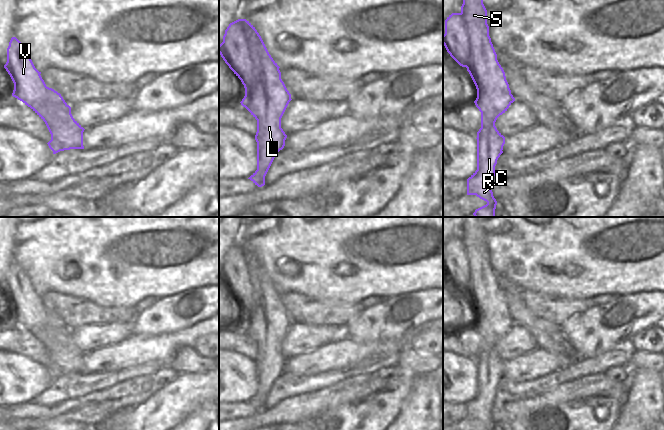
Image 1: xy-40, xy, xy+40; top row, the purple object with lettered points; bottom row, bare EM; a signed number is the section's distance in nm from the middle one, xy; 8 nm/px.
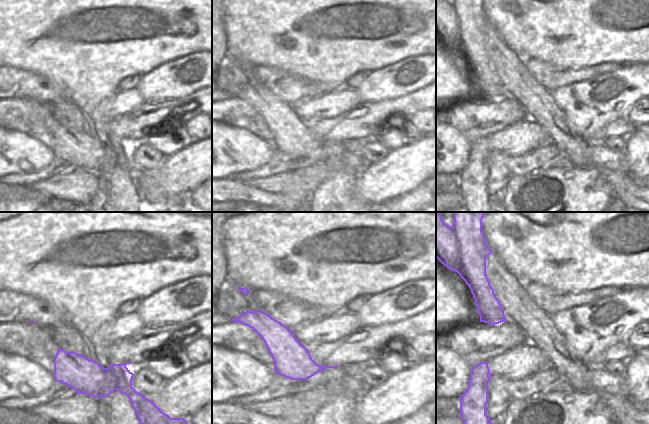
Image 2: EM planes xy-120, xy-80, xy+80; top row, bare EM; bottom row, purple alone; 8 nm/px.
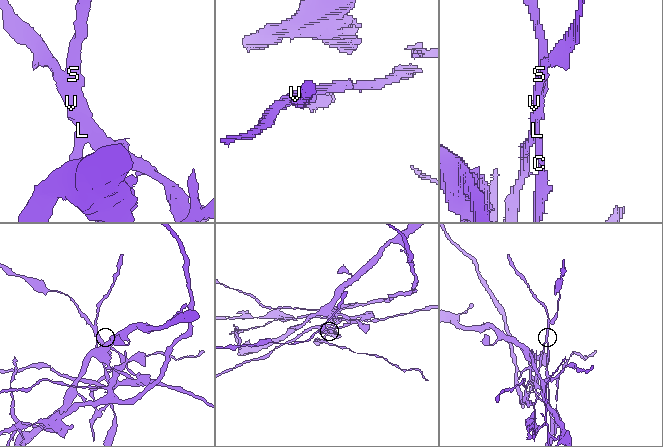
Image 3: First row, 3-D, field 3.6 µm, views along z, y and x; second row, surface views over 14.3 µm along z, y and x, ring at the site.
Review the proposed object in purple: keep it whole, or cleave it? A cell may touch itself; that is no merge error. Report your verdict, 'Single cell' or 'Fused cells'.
Fused cells.

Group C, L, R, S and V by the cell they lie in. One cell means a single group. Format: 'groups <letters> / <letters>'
groups C R S / L V

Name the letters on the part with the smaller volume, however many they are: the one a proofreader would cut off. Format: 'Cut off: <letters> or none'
Cut off: C, R, S

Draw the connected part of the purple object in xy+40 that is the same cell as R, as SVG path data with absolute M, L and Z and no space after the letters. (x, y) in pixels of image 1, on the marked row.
M477 135L477 170L467 179L467 195L476 195L487 202L475 210L475 217L495 217L497 201L491 190L495 166L503 151L494 143Z

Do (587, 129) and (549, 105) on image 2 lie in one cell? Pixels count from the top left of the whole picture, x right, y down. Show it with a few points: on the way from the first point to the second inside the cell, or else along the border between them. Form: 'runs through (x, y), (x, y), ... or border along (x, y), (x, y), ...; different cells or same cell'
border along (552, 93), (566, 128), (574, 135); different cells

